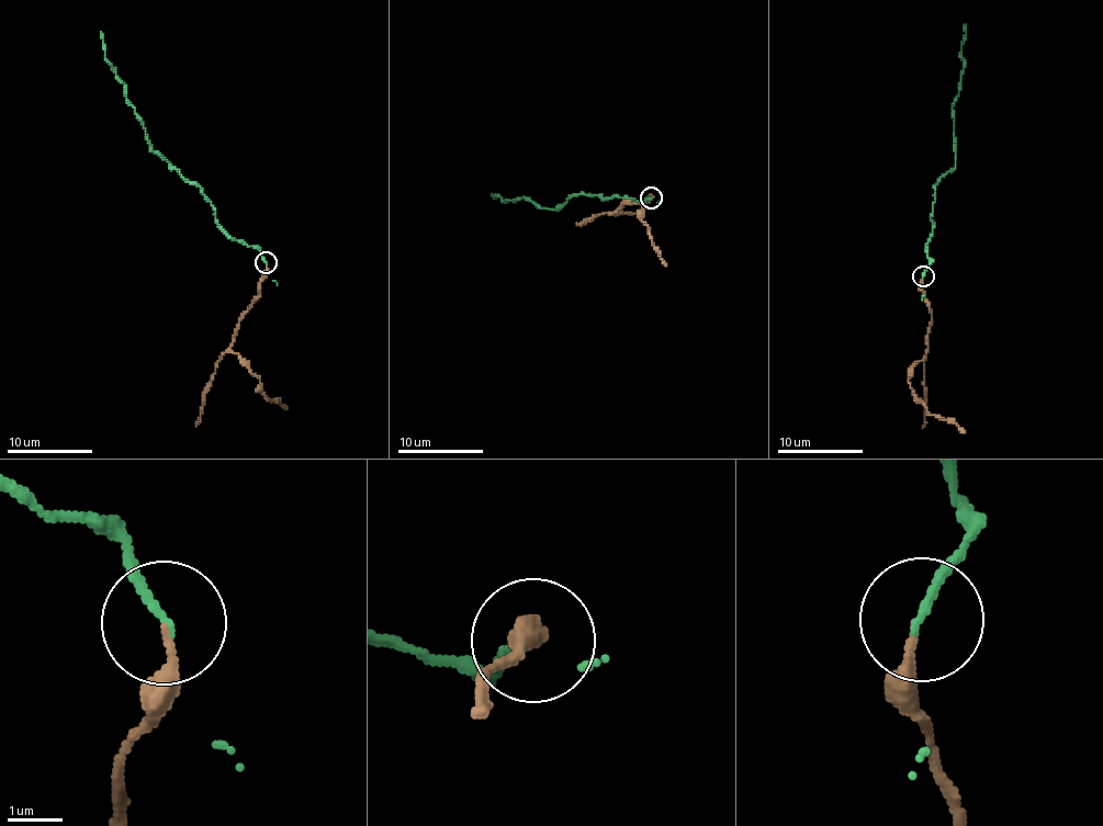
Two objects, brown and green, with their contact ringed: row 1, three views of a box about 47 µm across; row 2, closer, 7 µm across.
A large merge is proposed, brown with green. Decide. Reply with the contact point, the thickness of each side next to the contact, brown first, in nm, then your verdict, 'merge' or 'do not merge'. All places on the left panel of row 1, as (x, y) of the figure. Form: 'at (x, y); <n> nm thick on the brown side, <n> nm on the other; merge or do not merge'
at (266, 262); 160 nm thick on the brown side, 140 nm on the other; do not merge

